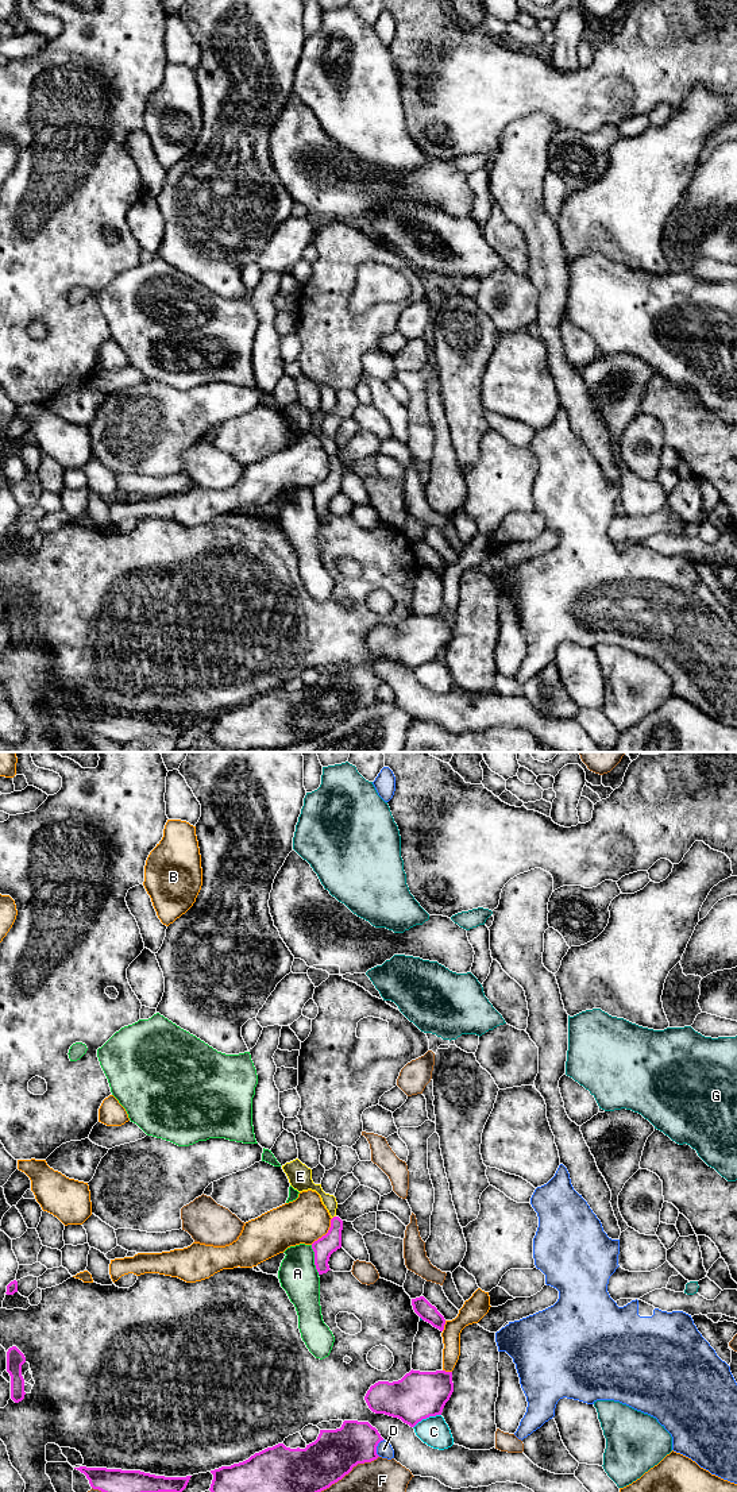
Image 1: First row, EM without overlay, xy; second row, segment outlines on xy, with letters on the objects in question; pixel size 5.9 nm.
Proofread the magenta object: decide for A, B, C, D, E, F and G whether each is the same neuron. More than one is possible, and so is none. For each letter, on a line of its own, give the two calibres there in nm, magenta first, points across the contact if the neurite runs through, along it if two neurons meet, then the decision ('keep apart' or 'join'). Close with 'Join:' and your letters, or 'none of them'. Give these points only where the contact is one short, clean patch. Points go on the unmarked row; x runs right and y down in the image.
A: calibres 120 and 220 nm; keep apart
B: calibres 120 and 280 nm; keep apart
C: calibres 280 and 170 nm; keep apart
D: calibres 280 and 90 nm; keep apart
E: calibres 120 and 80 nm; way xy (324, 490), (334, 481), (334, 461), (328, 444); join
F: calibres 340 and 320 nm; keep apart
G: calibres 110 and 20 nm; keep apart
Join: E

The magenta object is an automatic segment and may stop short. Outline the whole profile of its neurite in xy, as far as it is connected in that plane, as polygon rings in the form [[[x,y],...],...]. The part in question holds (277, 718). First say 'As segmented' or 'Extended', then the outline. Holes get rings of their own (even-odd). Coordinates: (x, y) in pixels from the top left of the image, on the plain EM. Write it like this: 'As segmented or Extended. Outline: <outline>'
As segmented. Outline: [[[344,664],[340,672],[320,674],[317,683],[305,693],[290,693],[283,687],[255,697],[248,703],[211,714],[209,735],[224,752],[252,748],[283,748],[316,739],[342,724],[358,708],[371,706],[377,698],[381,678],[368,666]]]

